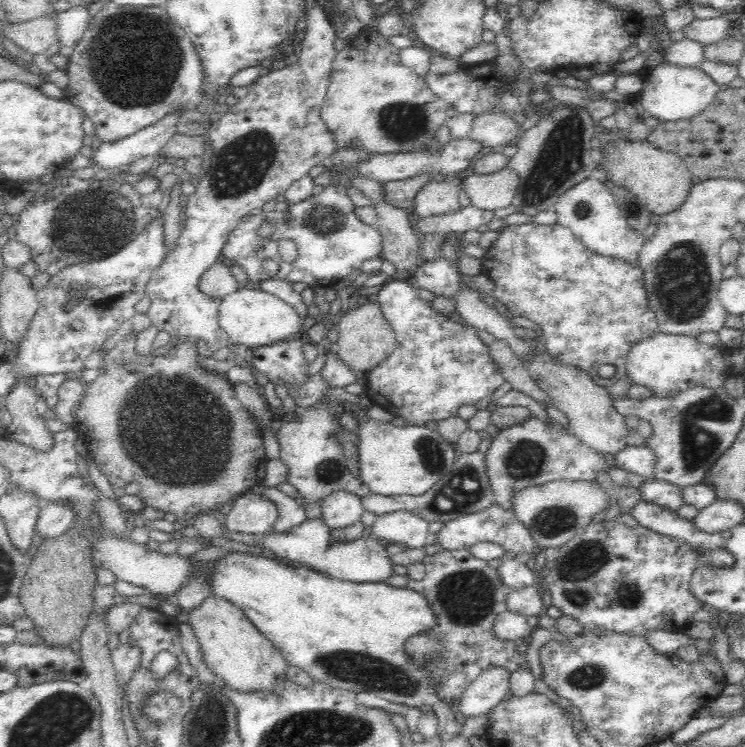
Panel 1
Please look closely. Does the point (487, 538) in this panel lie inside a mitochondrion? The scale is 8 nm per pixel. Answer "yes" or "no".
no

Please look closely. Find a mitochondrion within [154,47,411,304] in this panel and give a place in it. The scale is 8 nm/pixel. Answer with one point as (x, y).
(246, 164)

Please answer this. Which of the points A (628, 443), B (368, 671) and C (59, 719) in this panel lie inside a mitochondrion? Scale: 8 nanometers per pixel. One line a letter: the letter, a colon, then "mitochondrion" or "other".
A: other
B: mitochondrion
C: mitochondrion

